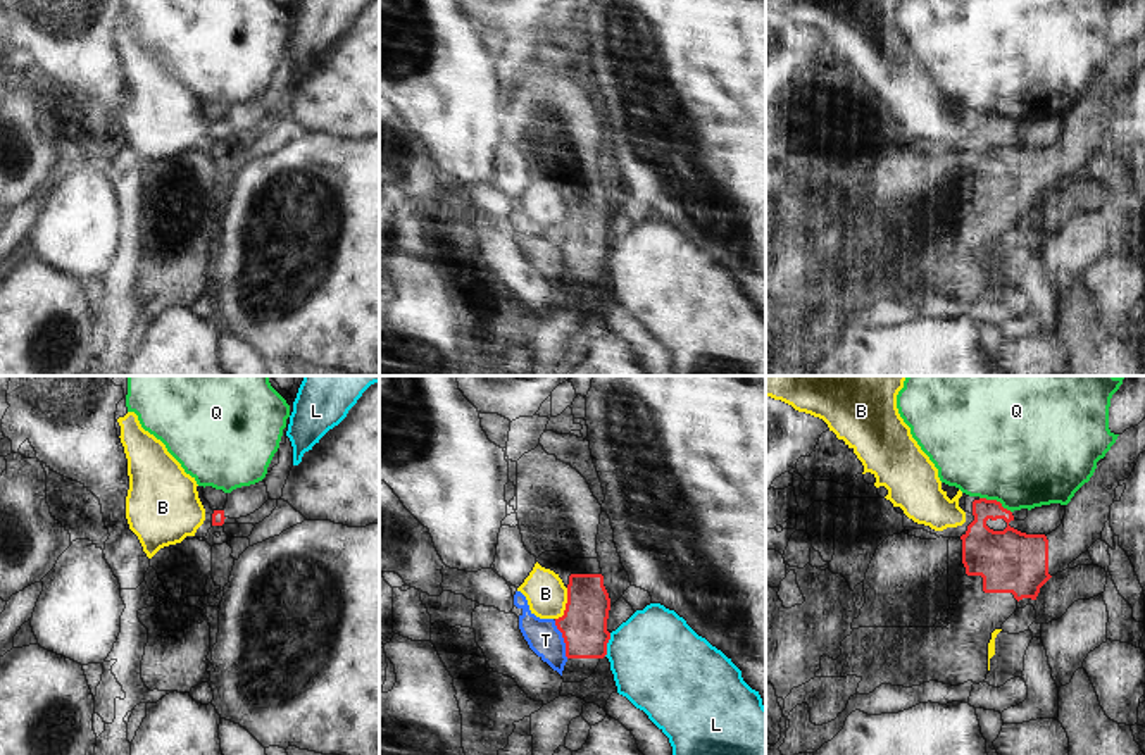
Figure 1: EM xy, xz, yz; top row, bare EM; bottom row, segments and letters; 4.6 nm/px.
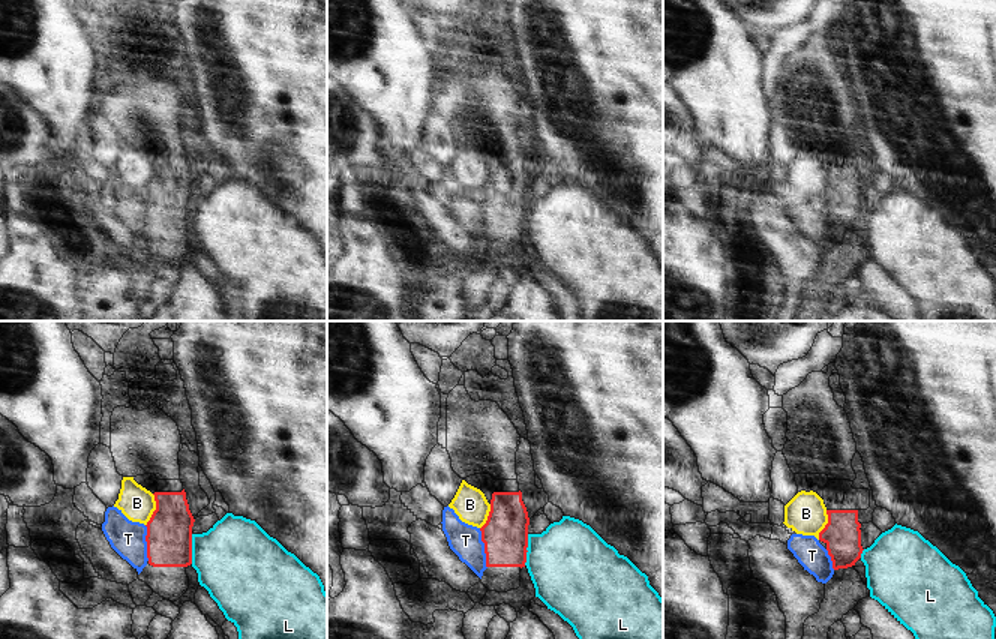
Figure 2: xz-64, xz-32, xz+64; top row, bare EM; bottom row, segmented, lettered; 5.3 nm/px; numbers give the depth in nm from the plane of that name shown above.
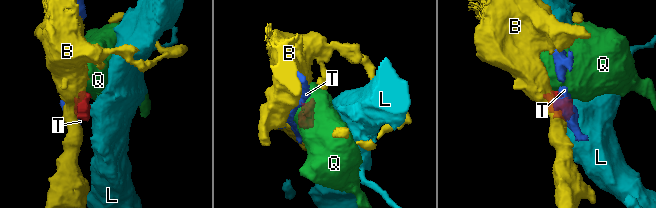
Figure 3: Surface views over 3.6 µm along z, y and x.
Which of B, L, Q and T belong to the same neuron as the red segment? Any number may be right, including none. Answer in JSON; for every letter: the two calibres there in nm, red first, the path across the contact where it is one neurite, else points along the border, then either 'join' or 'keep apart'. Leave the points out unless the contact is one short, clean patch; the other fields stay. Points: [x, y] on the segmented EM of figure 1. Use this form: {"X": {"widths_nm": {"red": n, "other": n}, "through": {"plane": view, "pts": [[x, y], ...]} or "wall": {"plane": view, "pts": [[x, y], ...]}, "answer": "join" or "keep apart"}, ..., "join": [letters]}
{"B": {"widths_nm": {"red": 220, "other": 190}, "answer": "keep apart"}, "L": {"widths_nm": {"red": 220, "other": 420}, "wall": {"plane": "xz", "pts": [[611, 633], [604, 655]]}, "answer": "keep apart"}, "Q": {"widths_nm": {"red": 220, "other": 500}, "wall": {"plane": "yz", "pts": [[980, 497], [997, 500], [1011, 512]]}, "answer": "keep apart"}, "T": {"widths_nm": {"red": 220, "other": 160}, "wall": {"plane": "xz", "pts": [[554, 621], [568, 657]]}, "answer": "keep apart"}, "join": []}

